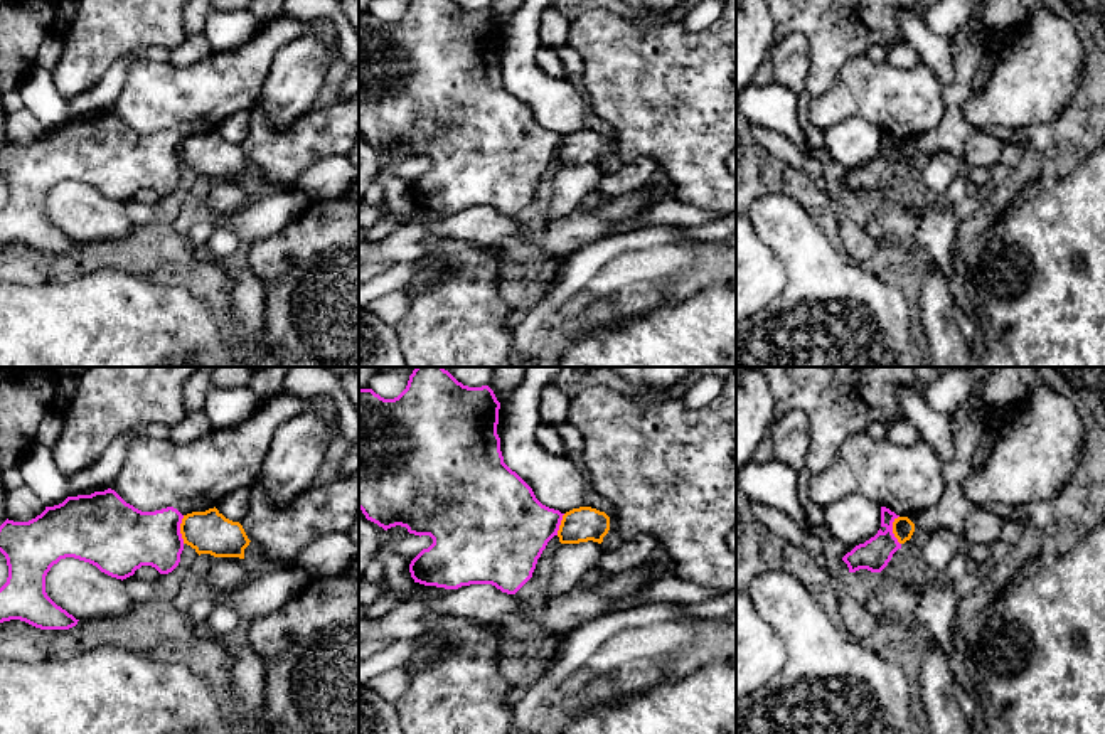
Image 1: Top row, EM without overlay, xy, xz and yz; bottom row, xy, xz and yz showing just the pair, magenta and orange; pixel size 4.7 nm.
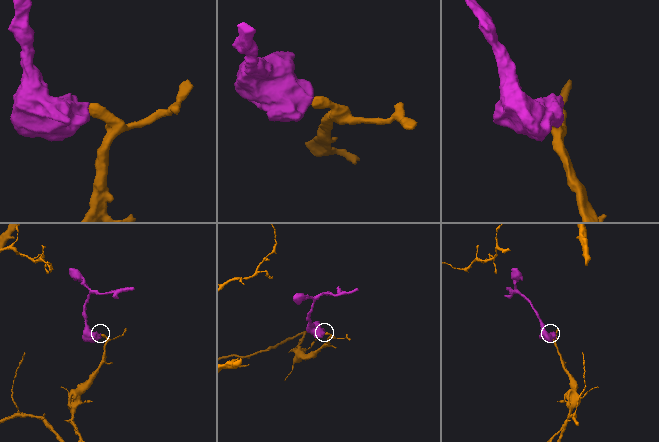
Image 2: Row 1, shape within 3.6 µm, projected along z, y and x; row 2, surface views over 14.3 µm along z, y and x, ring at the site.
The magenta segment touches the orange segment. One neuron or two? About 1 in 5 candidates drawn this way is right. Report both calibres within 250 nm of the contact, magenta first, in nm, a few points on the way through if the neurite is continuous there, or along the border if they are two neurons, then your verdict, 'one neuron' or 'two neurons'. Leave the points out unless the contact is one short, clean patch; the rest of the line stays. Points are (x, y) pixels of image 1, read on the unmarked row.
150/100 nm | along yz (898, 138), (893, 145), (893, 159), (900, 167) | two neurons

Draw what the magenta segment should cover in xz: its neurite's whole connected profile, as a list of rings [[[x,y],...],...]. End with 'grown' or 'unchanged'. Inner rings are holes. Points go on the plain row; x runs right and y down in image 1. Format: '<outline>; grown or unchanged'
[[[409,0],[406,12],[394,22],[384,22],[372,12],[359,12],[359,131],[367,143],[377,146],[384,153],[401,148],[409,157],[430,158],[433,167],[423,172],[409,187],[414,205],[436,209],[445,212],[458,212],[470,207],[492,207],[502,215],[515,217],[531,200],[537,182],[547,165],[558,158],[563,138],[559,133],[542,128],[532,111],[505,86],[500,74],[500,61],[497,57],[500,25],[488,8],[468,10],[455,0]]]; unchanged

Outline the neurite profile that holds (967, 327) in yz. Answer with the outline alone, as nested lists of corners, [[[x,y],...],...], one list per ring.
[[[953,301],[953,316],[970,348],[975,335],[977,322],[970,320],[969,315],[960,308],[957,301]]]

